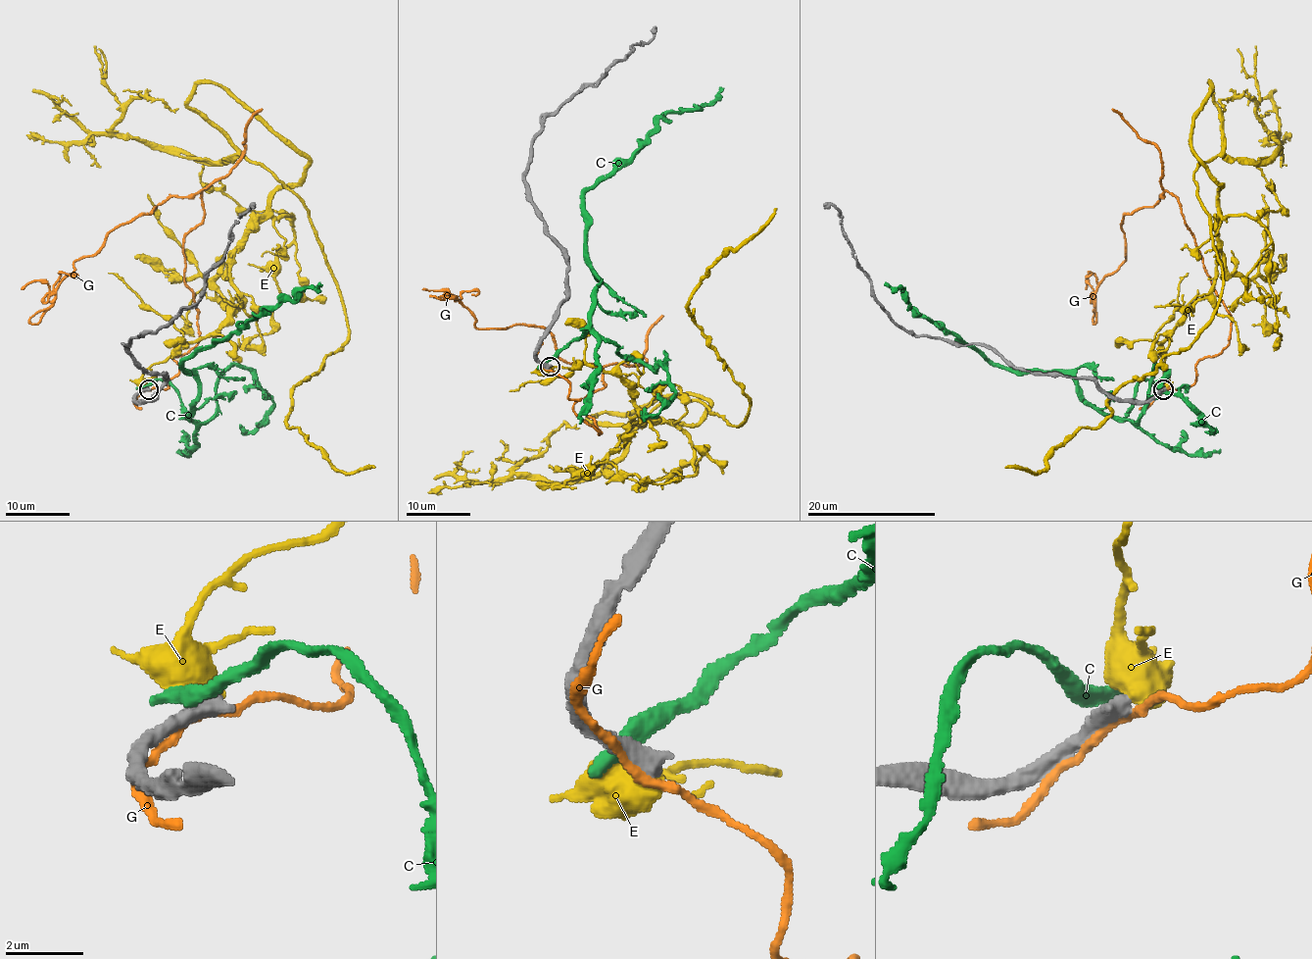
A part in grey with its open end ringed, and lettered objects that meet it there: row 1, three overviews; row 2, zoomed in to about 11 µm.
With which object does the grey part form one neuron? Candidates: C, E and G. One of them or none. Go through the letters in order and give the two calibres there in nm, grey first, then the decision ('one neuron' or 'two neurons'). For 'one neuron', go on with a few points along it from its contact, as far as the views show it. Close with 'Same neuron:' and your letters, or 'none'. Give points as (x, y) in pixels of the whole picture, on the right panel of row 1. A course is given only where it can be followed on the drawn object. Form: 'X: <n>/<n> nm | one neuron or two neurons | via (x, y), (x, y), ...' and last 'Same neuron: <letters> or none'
C: 650/600 nm | two neurons
E: 550/700 nm | two neurons
G: 400/200 nm | two neurons
Same neuron: none

